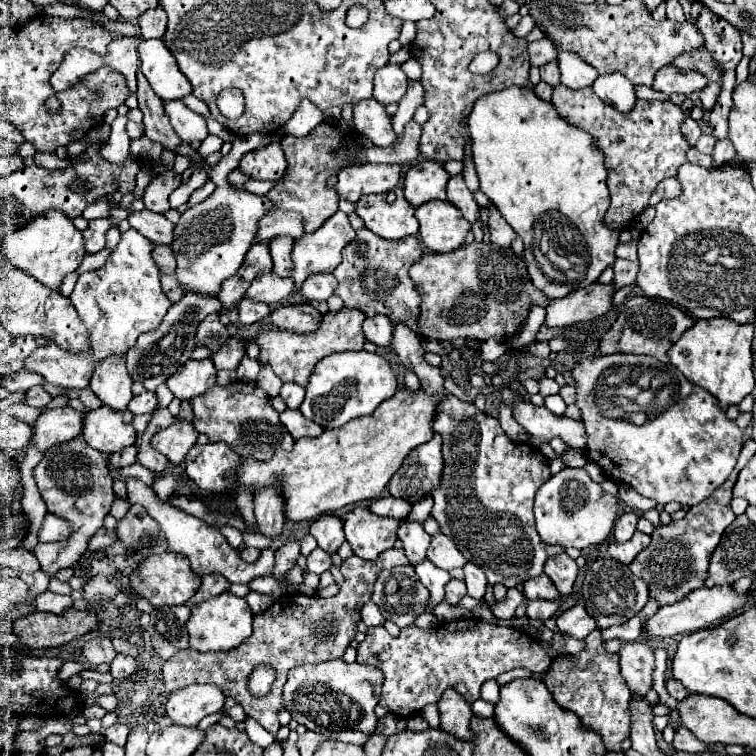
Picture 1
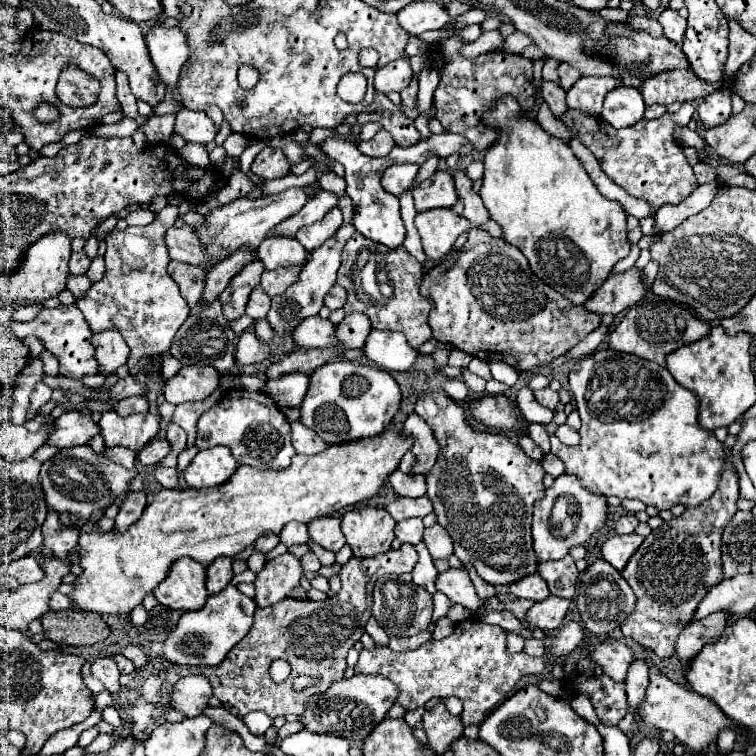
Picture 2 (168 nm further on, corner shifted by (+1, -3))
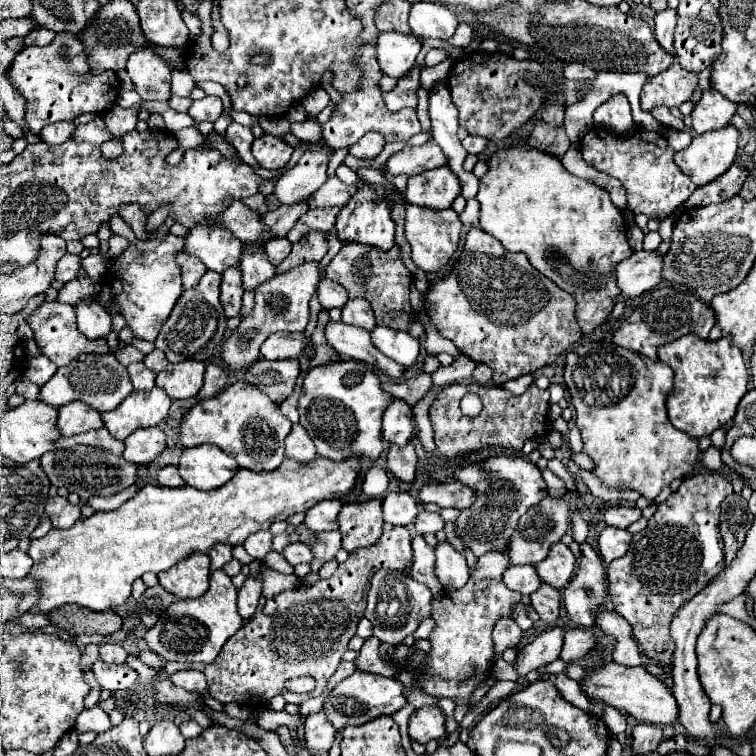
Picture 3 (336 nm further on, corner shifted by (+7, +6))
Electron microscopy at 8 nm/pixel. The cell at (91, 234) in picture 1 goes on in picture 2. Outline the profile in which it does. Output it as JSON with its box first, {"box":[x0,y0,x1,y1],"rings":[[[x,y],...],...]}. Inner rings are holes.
{"box":[70,249,90,275],"rings":[[[82,249],[82,251],[78,251],[78,253],[72,253],[72,257],[70,257],[70,273],[74,273],[74,275],[78,275],[78,273],[86,273],[88,271],[88,267],[90,267],[90,257],[86,255],[86,251]]]}

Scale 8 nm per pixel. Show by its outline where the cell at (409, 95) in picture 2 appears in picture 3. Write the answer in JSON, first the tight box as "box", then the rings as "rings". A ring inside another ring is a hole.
{"box":[384,70,420,112],"rings":[[[412,70],[410,78],[400,78],[394,90],[384,94],[384,102],[390,112],[398,112],[402,108],[416,108],[416,88],[420,86],[420,80],[416,76],[416,70]]]}

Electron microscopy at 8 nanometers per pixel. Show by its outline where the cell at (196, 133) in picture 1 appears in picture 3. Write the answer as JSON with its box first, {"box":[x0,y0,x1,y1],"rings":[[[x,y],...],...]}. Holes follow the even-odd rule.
{"box":[188,96,224,122],"rings":[[[204,96],[202,100],[194,100],[192,108],[188,110],[188,114],[196,120],[196,122],[202,122],[202,120],[208,120],[208,122],[216,122],[216,118],[224,112],[224,106],[222,106],[222,100],[218,96]]]}

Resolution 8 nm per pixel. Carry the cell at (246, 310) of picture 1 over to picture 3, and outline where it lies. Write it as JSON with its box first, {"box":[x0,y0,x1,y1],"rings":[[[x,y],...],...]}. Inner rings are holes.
{"box":[240,246,276,290],"rings":[[[250,246],[250,250],[246,250],[246,254],[242,254],[240,272],[244,278],[244,288],[254,290],[254,288],[258,288],[258,284],[272,278],[276,274],[276,268],[268,262],[264,248]]]}

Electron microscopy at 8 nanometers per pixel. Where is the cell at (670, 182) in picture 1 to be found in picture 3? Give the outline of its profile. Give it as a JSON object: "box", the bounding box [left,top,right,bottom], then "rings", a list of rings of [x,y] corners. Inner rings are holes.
{"box":[674,126,738,186],"rings":[[[726,126],[722,130],[696,136],[686,150],[674,154],[674,162],[688,174],[696,186],[704,186],[722,176],[736,158],[738,130]]]}

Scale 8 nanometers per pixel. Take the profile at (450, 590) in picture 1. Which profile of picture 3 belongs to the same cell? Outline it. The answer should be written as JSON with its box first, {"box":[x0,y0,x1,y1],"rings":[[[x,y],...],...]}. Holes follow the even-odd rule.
{"box":[436,540,468,588],"rings":[[[444,540],[436,544],[436,576],[444,588],[462,588],[468,582],[466,558],[454,550],[454,546]]]}

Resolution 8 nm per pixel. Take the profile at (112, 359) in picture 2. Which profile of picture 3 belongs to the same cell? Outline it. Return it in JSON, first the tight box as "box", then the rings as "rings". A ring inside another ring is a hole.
{"box":[74,298,112,340],"rings":[[[86,298],[74,304],[76,318],[78,318],[78,330],[96,340],[96,338],[106,338],[112,330],[112,316],[100,306],[98,300]]]}

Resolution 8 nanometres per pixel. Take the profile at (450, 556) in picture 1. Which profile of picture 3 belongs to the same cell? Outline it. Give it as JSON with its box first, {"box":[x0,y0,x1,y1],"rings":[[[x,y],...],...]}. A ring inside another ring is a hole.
{"box":[414,512,444,534],"rings":[[[420,512],[418,518],[414,520],[414,526],[416,526],[416,532],[418,534],[428,534],[428,532],[438,532],[444,528],[444,520],[438,512]]]}

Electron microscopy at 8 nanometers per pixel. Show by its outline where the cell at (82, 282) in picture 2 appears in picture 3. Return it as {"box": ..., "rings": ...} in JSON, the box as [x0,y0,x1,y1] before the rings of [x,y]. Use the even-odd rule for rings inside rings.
{"box":[58,278,94,304],"rings":[[[80,278],[80,280],[70,280],[64,284],[64,288],[58,292],[58,302],[74,304],[78,300],[86,300],[94,294],[94,282],[90,278]]]}

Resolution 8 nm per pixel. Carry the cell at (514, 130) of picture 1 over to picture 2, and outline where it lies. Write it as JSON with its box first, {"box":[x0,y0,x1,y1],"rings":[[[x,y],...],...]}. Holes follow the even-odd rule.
{"box":[480,95,630,305],"rings":[[[512,95],[498,99],[498,103],[492,105],[492,111],[484,113],[480,123],[498,133],[498,139],[486,149],[484,155],[484,177],[480,189],[480,197],[490,217],[502,225],[504,239],[524,253],[532,273],[538,279],[568,297],[574,305],[582,305],[608,279],[610,269],[630,253],[626,213],[622,205],[602,197],[570,145],[546,133],[536,119],[522,113]]]}

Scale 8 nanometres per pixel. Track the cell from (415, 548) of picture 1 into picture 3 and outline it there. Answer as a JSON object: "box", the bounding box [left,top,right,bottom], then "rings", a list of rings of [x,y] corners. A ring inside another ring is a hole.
{"box":[384,492,418,526],"rings":[[[388,492],[384,502],[384,522],[394,526],[408,526],[418,514],[418,504],[408,492]]]}

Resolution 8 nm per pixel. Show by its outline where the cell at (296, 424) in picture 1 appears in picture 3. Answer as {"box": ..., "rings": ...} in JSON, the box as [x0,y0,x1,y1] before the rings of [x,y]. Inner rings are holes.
{"box":[286,424,316,464],"rings":[[[300,424],[292,426],[292,432],[286,438],[286,456],[300,464],[308,464],[316,458],[314,442],[310,440],[308,432]]]}

